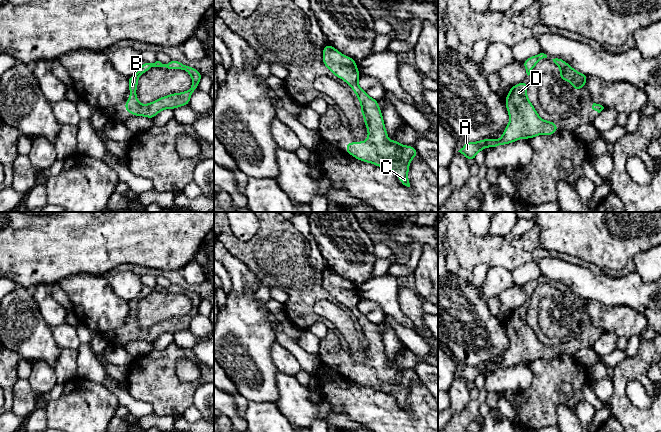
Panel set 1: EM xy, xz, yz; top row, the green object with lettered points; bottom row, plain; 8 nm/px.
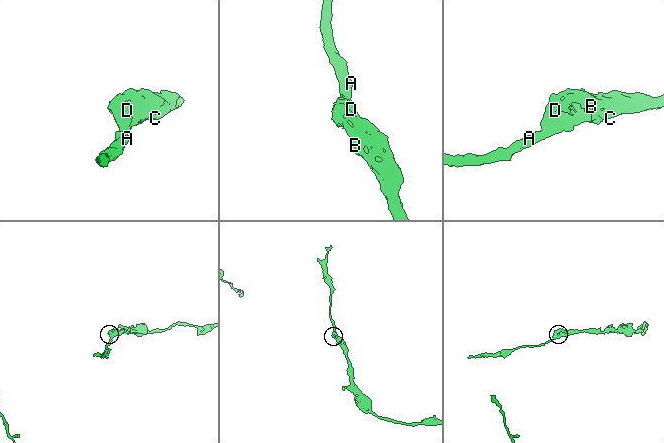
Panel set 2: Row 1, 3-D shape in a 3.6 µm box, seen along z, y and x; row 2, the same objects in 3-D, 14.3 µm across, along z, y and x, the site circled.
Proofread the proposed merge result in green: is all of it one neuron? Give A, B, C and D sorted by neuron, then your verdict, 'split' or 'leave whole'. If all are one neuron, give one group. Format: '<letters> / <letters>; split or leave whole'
A B C D; leave whole

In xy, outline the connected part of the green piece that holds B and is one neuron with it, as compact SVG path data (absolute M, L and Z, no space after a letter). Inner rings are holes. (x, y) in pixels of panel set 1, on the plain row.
M172 283L167 288L162 288L160 285L156 285L155 287L148 287L143 285L137 297L128 301L130 321L126 328L123 329L123 331L129 338L135 340L145 340L149 343L153 343L163 333L173 334L177 331L187 330L189 329L192 317L196 314L199 314L198 308L202 300L203 299L196 292L184 289L175 283ZM152 291L166 291L173 294L181 293L188 296L192 301L191 312L182 317L173 317L167 320L163 320L146 329L140 328L136 319L138 302Z

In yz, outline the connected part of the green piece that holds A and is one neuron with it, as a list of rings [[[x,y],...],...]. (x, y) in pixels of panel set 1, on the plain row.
[[[527,304],[511,310],[510,315],[505,323],[506,333],[508,335],[510,345],[503,355],[502,361],[497,364],[494,362],[482,363],[477,366],[466,366],[464,370],[458,375],[463,378],[470,386],[474,385],[476,378],[479,375],[483,375],[485,371],[496,372],[499,369],[506,369],[515,366],[519,363],[526,362],[532,363],[537,359],[552,359],[558,355],[558,350],[553,345],[545,345],[541,343],[531,328],[531,325],[527,322]]]

